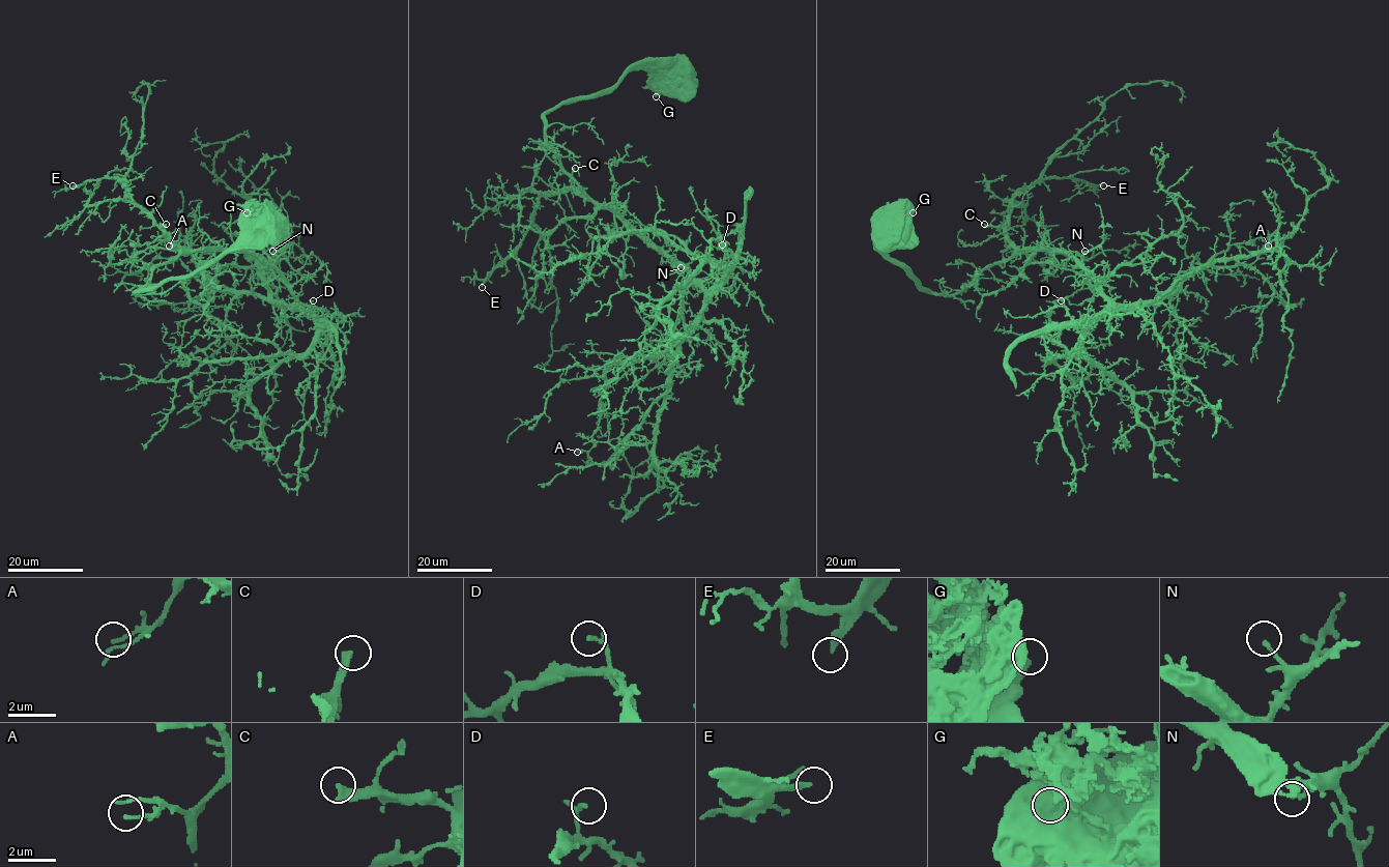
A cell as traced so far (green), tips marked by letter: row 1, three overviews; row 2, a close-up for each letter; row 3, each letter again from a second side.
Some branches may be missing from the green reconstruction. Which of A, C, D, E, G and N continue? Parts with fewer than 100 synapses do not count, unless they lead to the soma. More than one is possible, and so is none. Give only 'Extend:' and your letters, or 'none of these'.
Extend: C, E

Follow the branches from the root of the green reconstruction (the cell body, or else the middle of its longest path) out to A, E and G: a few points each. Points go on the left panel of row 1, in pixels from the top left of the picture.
A: (269, 229), (137, 294), (183, 253), (251, 251), (296, 304), (210, 290), (184, 237), (169, 246)
E: (269, 229), (246, 232), (205, 266), (137, 294), (151, 272), (170, 263), (180, 249), (118, 178), (73, 185)
G: (269, 229), (267, 232), (257, 230), (247, 212)

